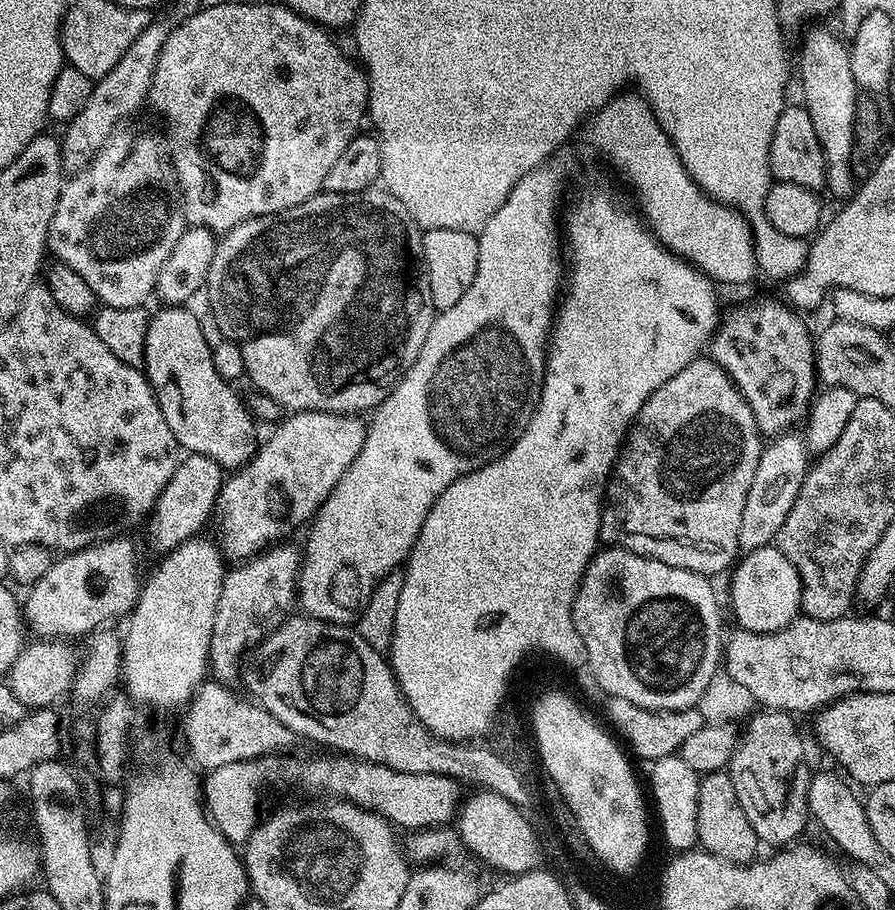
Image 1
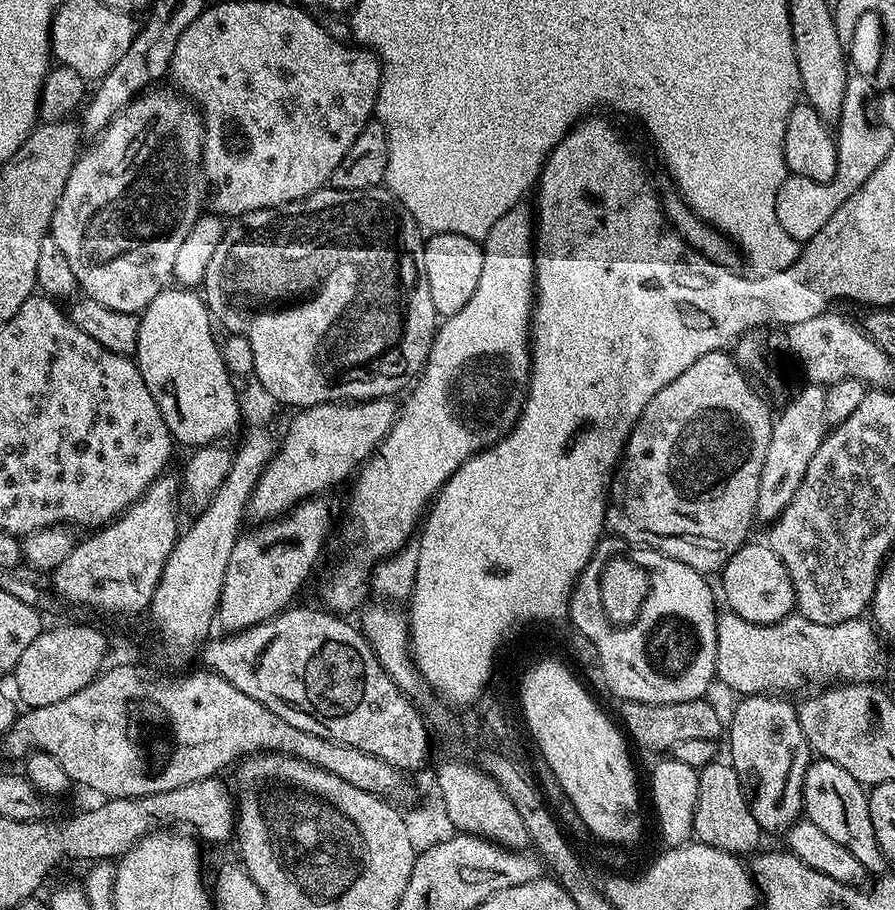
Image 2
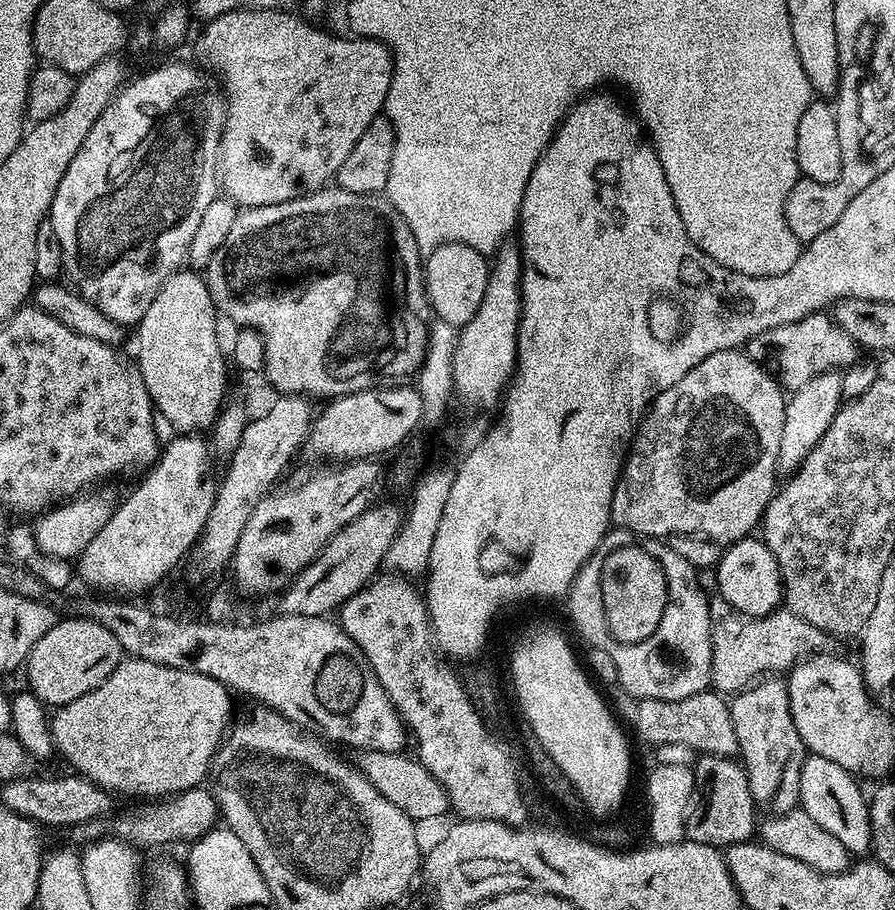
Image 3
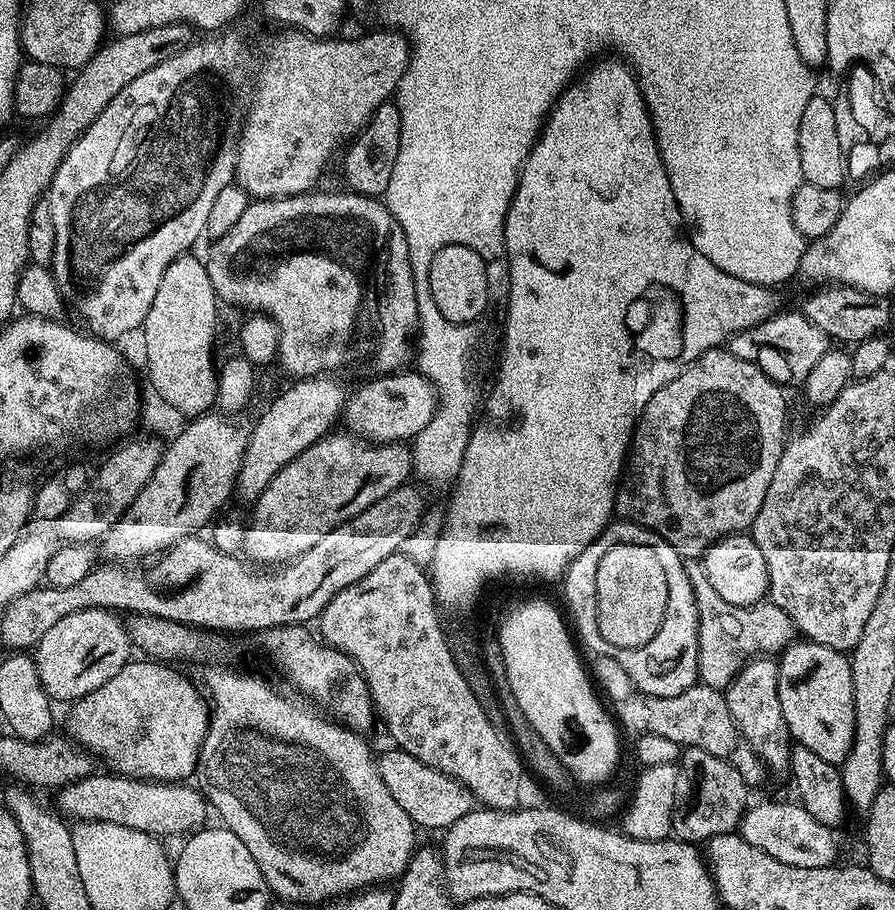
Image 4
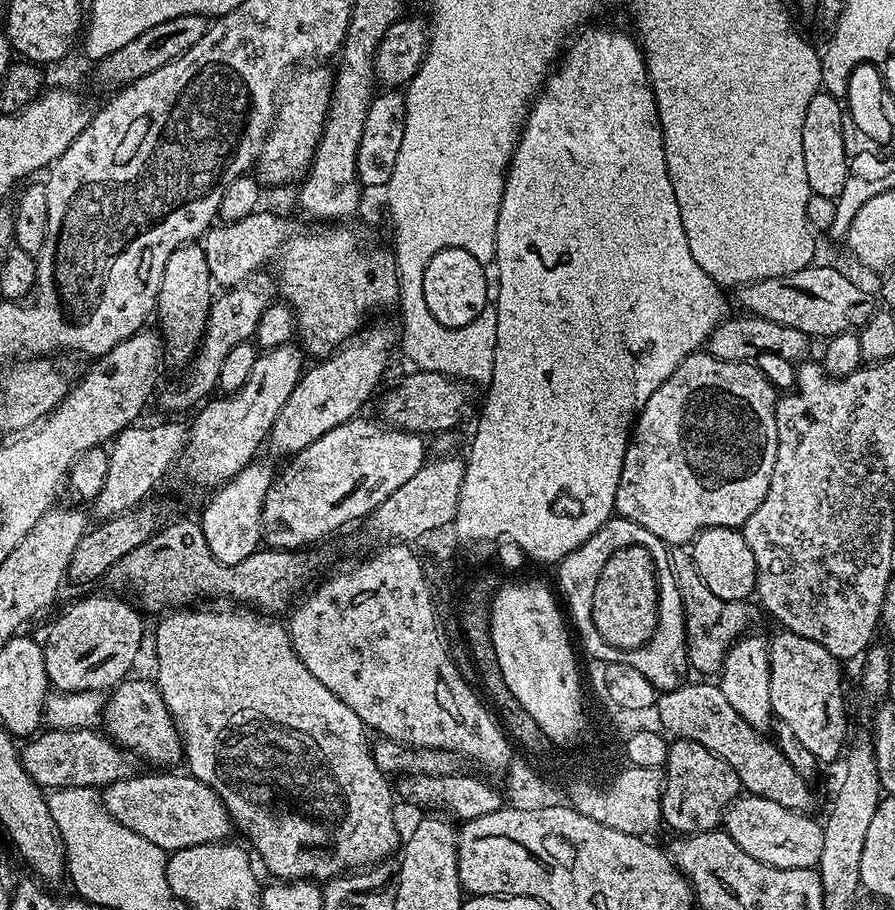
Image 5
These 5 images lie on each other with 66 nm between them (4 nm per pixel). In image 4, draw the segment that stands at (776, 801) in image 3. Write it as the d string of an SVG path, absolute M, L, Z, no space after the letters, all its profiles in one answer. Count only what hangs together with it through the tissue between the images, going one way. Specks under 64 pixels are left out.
M771 655L749 659L742 670L723 689L726 706L730 706L730 718L746 738L765 769L776 776L789 775L790 754L794 743L788 733L786 718L782 718L782 706L778 702L778 664Z

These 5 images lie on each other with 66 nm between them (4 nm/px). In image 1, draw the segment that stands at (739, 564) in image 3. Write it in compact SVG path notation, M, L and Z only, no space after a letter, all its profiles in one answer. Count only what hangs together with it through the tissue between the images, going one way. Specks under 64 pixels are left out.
M769 546L767 548L759 548L753 552L743 553L743 555L739 557L738 563L731 569L730 577L730 612L736 615L736 620L740 623L737 625L739 625L743 631L777 632L792 623L797 616L801 615L800 575L794 566L794 562L790 562L790 558L786 558L786 554L782 554L779 548Z

